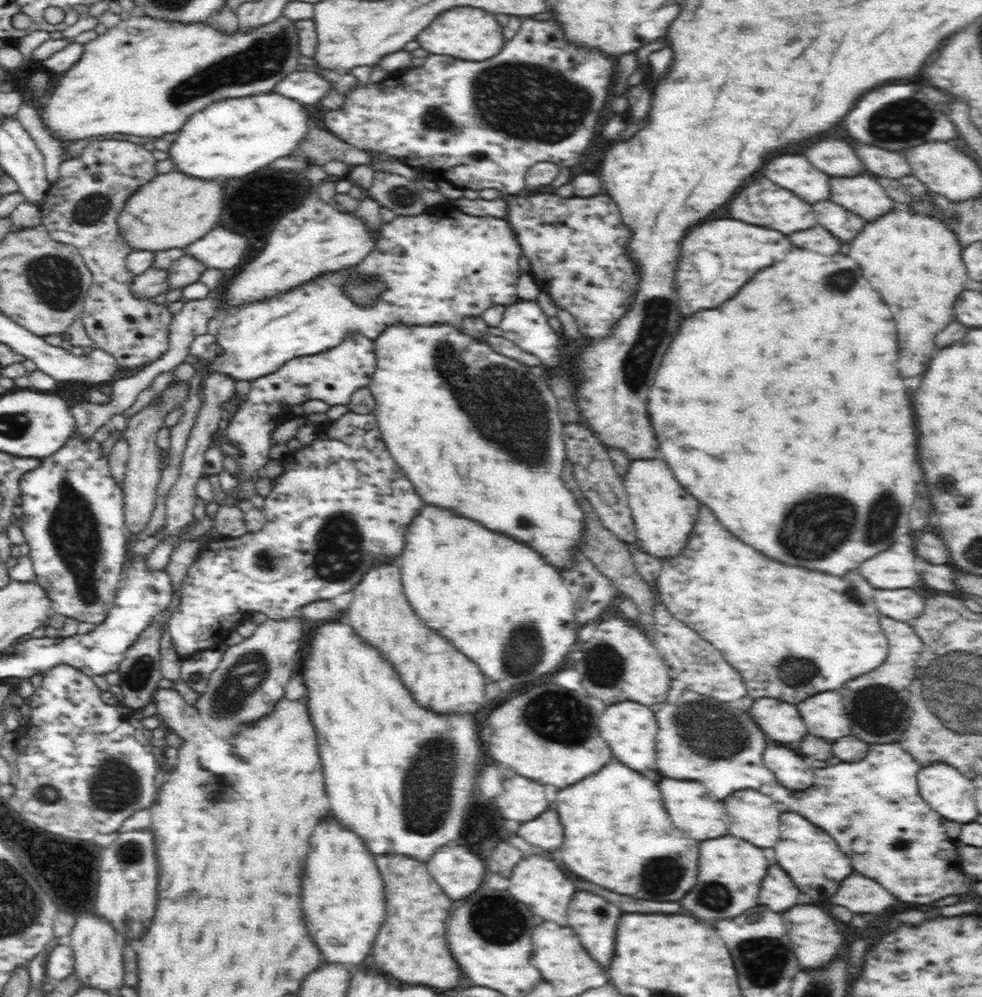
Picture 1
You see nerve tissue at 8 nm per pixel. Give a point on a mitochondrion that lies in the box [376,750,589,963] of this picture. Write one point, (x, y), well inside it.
(494, 917)

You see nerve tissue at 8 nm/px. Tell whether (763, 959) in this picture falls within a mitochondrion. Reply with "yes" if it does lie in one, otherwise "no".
yes

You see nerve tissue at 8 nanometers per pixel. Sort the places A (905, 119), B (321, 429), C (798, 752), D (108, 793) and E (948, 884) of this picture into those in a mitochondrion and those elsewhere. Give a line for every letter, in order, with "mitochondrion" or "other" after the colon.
A: mitochondrion
B: other
C: other
D: mitochondrion
E: other

